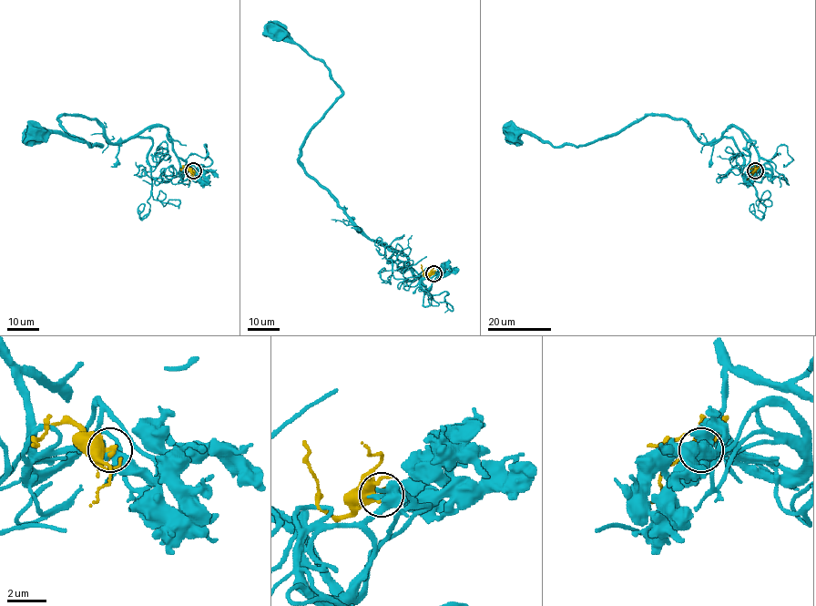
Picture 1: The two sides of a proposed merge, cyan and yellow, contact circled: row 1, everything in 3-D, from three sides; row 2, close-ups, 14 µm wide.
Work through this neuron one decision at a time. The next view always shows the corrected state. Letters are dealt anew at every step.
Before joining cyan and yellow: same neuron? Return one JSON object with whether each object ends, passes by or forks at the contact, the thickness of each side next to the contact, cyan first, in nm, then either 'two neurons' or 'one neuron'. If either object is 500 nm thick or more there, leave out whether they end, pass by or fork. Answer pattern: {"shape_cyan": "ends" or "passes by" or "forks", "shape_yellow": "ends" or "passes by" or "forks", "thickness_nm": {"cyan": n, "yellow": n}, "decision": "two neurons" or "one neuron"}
{"thickness_nm": {"cyan": 360, "yellow": 550}, "decision": "two neurons"}

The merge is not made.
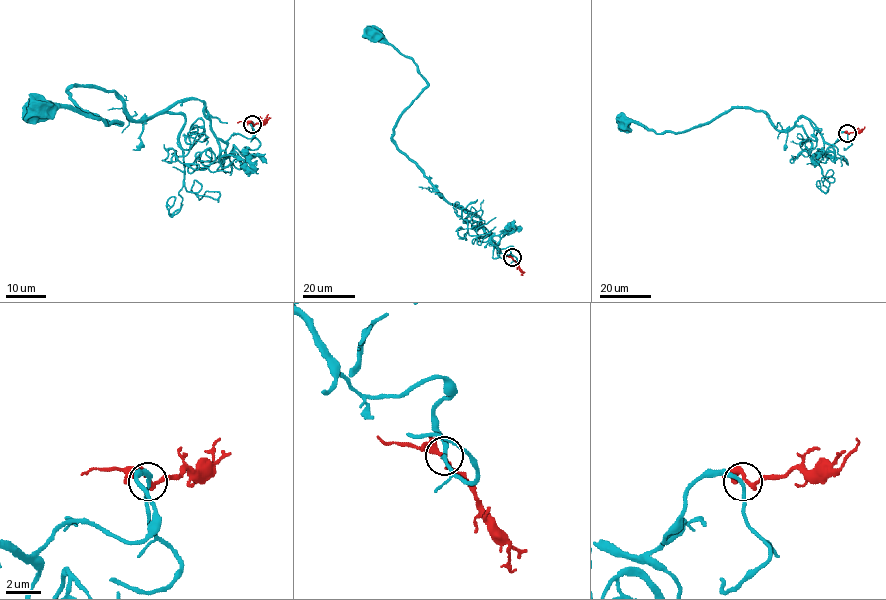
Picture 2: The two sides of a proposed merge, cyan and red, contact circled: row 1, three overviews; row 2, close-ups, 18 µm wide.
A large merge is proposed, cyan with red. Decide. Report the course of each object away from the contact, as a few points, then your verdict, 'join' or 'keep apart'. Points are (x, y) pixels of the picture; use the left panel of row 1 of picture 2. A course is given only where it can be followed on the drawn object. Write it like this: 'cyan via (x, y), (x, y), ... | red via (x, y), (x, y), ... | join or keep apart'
cyan via (252, 124), (221, 141), (200, 100), (135, 120), (114, 92), (77, 86), (82, 110), (121, 123), (36, 111) | red via (252, 124), (265, 122), (268, 114) | keep apart

